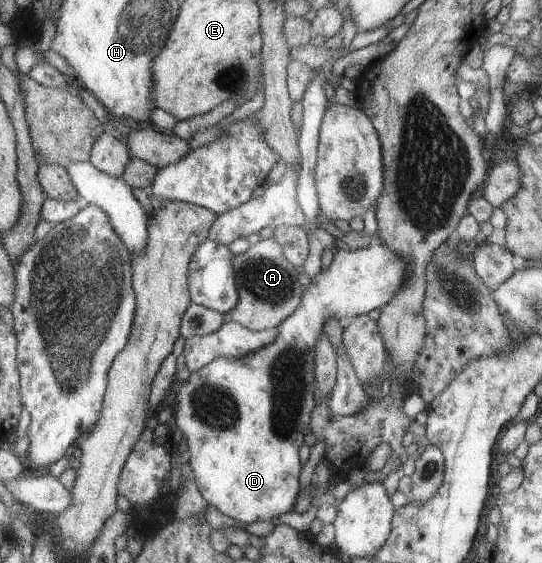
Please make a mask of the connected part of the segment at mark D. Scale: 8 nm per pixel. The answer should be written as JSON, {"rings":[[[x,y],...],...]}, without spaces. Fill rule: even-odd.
{"rings":[[[380,242],[379,245],[367,246],[366,248],[357,249],[357,250],[346,249],[345,247],[339,245],[338,247],[335,248],[333,252],[332,260],[330,264],[327,266],[327,268],[324,270],[320,269],[320,271],[318,271],[318,273],[316,273],[314,277],[310,278],[310,283],[308,284],[307,289],[303,289],[303,292],[301,295],[301,301],[298,304],[298,307],[294,309],[294,311],[290,313],[290,315],[288,315],[288,317],[286,317],[284,321],[280,321],[280,323],[278,323],[276,327],[276,331],[278,331],[278,333],[276,333],[276,337],[274,337],[274,341],[270,341],[268,345],[262,345],[260,349],[256,349],[252,352],[248,352],[246,355],[243,355],[242,357],[239,357],[239,358],[226,358],[226,357],[214,358],[212,361],[210,361],[210,363],[207,363],[206,365],[203,365],[202,367],[200,367],[200,369],[197,369],[196,371],[190,373],[188,375],[187,381],[180,380],[181,382],[184,382],[182,383],[182,385],[173,384],[173,385],[179,385],[179,386],[177,386],[178,388],[174,386],[174,389],[172,390],[175,392],[174,400],[176,401],[176,404],[174,405],[174,414],[172,415],[173,422],[172,422],[171,429],[178,428],[181,432],[182,439],[183,439],[183,442],[182,442],[183,445],[182,445],[181,450],[184,453],[185,460],[187,461],[189,467],[191,468],[192,478],[198,489],[198,492],[202,496],[203,500],[206,501],[207,505],[212,505],[212,507],[215,507],[216,509],[218,509],[218,511],[222,513],[222,515],[227,515],[231,519],[234,518],[236,519],[236,521],[242,521],[242,523],[246,523],[246,524],[254,523],[254,521],[268,521],[270,519],[274,519],[274,517],[277,518],[279,515],[282,515],[282,513],[286,513],[287,511],[291,511],[293,509],[295,500],[297,498],[298,489],[300,489],[300,483],[298,483],[298,475],[300,475],[300,469],[302,468],[302,463],[300,463],[300,459],[298,458],[298,449],[300,445],[302,445],[304,435],[308,432],[308,429],[310,428],[310,425],[309,425],[310,420],[311,420],[310,413],[312,413],[312,408],[314,407],[314,404],[315,404],[314,396],[313,396],[315,392],[314,351],[312,351],[312,349],[314,349],[314,345],[316,345],[316,341],[318,341],[318,335],[322,333],[322,327],[324,327],[324,321],[326,321],[326,319],[338,319],[338,321],[342,321],[342,319],[348,319],[348,317],[356,317],[357,315],[360,315],[360,314],[367,314],[368,311],[372,311],[372,309],[381,308],[383,305],[386,305],[386,301],[390,301],[390,297],[394,297],[394,295],[396,295],[396,291],[398,291],[398,289],[400,289],[400,287],[404,285],[404,281],[406,281],[406,275],[408,275],[408,271],[406,271],[406,267],[408,267],[408,265],[406,265],[406,263],[404,263],[404,261],[402,261],[402,259],[400,259],[400,257],[398,257],[398,255],[396,255],[394,251],[392,251],[392,249],[386,249],[386,245],[382,245],[382,242]]]}

